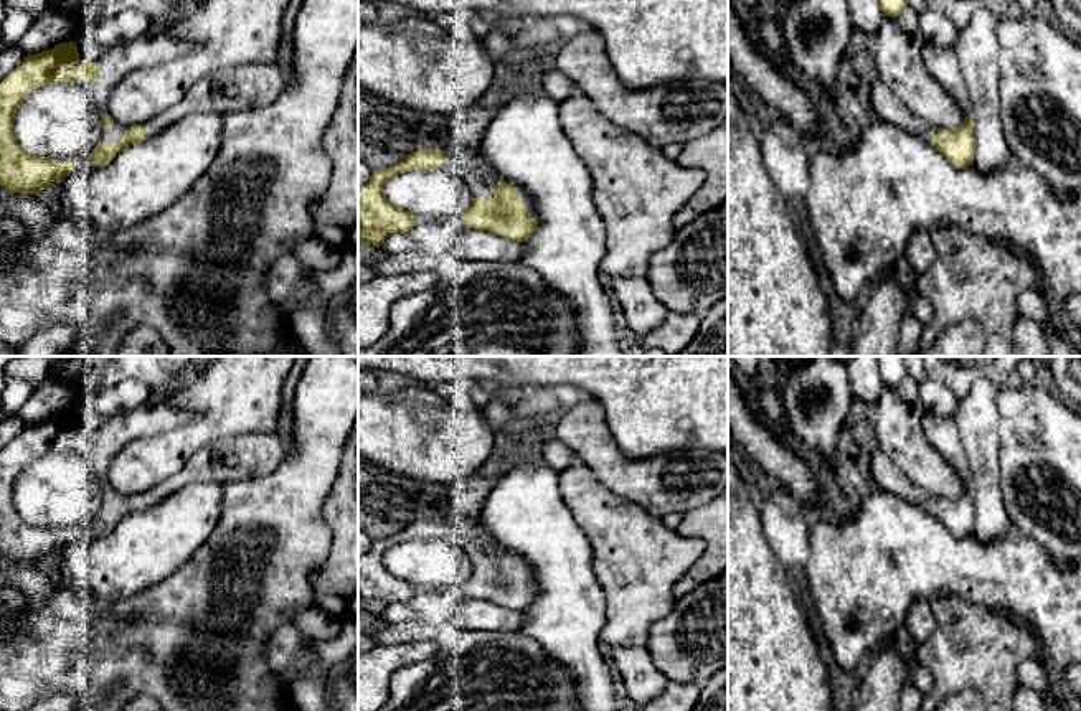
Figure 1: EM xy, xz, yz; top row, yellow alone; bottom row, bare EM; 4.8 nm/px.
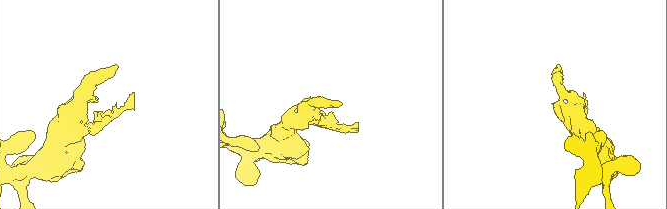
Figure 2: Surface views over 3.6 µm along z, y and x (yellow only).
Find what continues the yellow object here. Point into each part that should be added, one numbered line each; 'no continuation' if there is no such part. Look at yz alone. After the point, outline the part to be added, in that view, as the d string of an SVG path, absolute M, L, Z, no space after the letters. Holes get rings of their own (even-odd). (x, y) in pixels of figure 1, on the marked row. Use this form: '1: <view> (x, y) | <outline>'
1: yz (890, 109) | M880 79L870 91L870 101L880 120L898 125L909 134L916 134L926 144L932 142L932 137L929 135L931 132L939 134L941 130L946 130L946 127L929 124L919 119L916 114L913 114L911 109L908 109L904 102L901 102L893 94L893 91Z

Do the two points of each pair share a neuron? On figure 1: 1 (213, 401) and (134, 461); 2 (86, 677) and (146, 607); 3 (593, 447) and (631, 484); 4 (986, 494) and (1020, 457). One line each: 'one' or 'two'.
1: one
2: one
3: one
4: two

